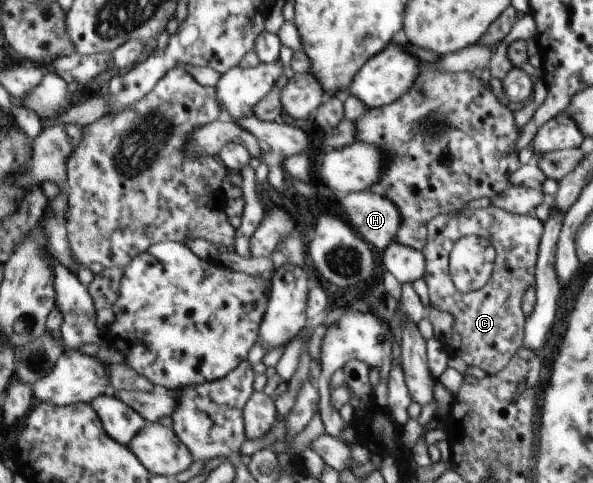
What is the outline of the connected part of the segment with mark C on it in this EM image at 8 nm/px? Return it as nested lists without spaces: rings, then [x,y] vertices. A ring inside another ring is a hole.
[[[466,206],[462,211],[456,213],[442,214],[436,217],[429,224],[429,244],[422,250],[425,257],[425,276],[423,279],[427,283],[429,290],[429,301],[432,308],[440,311],[448,311],[454,317],[454,329],[452,336],[446,343],[448,355],[460,357],[468,366],[478,366],[488,375],[494,375],[507,368],[509,361],[520,351],[525,340],[526,317],[521,309],[522,295],[528,287],[535,285],[537,256],[541,245],[542,223],[536,219],[534,214],[512,214],[500,209],[498,206],[489,206],[486,209],[471,210]],[[444,235],[444,239],[452,239],[456,243],[463,237],[477,235],[490,240],[490,244],[496,250],[496,261],[492,278],[482,289],[462,294],[452,285],[450,273],[448,273],[448,255],[450,253],[440,253],[440,247],[434,245],[436,237]]]

